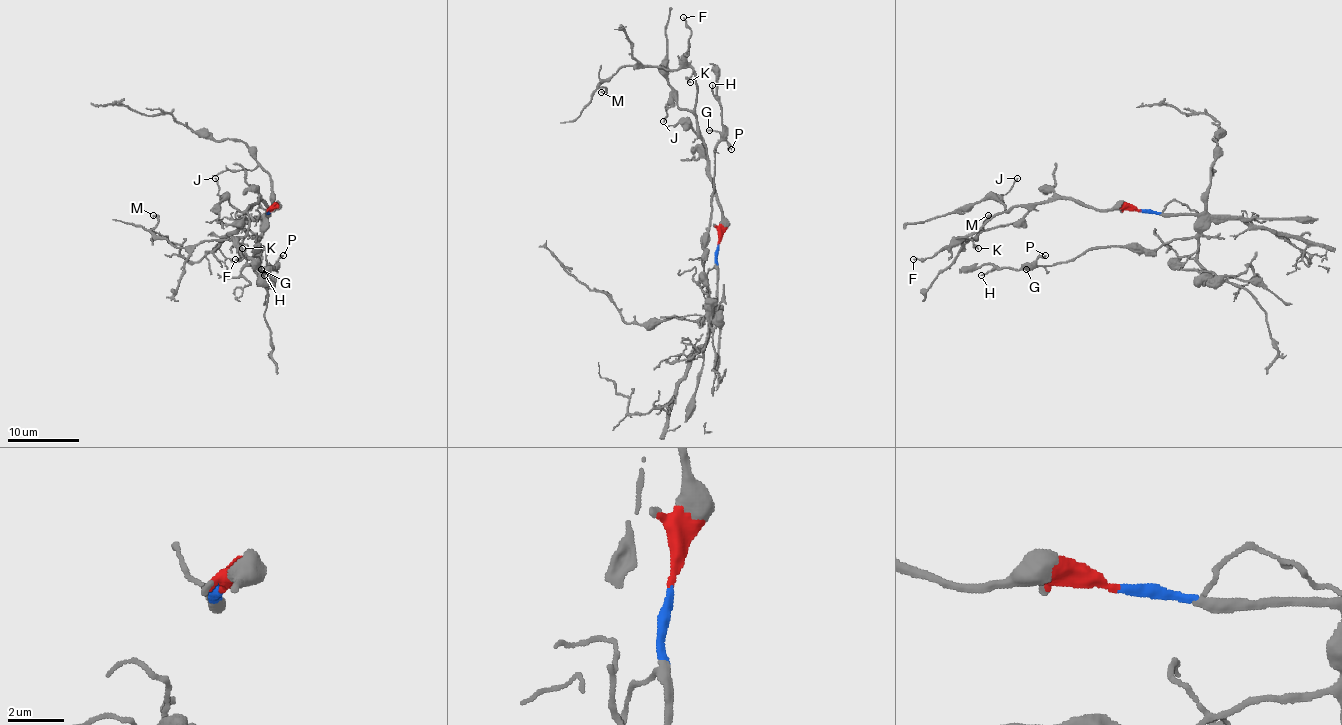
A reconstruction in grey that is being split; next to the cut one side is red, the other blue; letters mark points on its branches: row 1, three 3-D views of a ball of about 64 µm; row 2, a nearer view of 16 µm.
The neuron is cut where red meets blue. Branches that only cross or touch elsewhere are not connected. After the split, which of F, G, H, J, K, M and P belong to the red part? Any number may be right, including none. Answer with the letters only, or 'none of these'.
F, J, K, M

